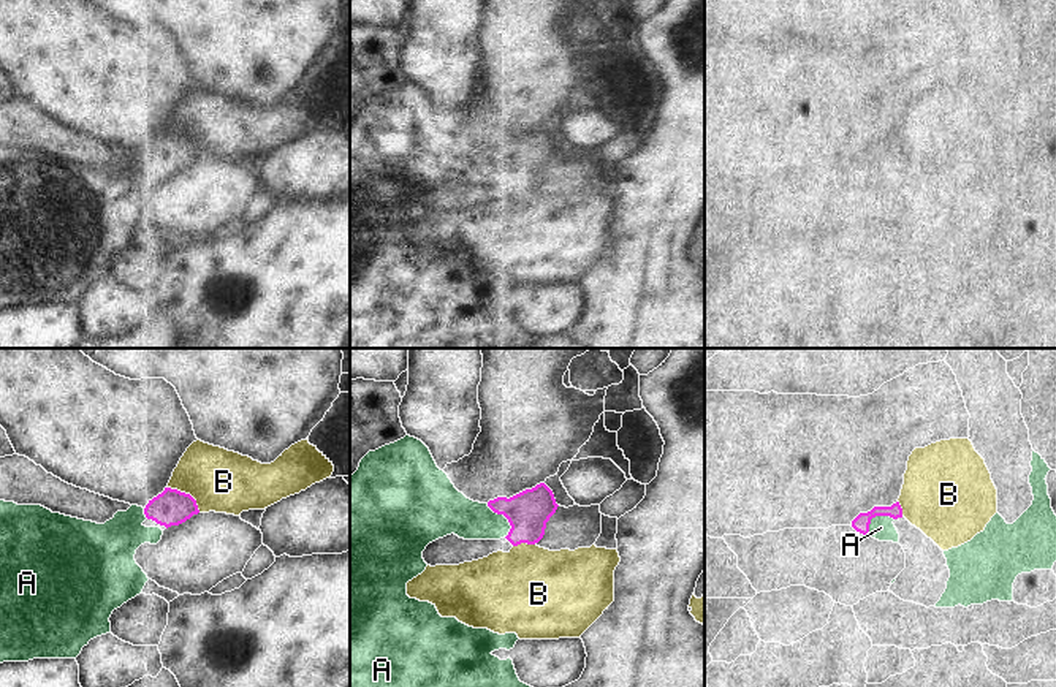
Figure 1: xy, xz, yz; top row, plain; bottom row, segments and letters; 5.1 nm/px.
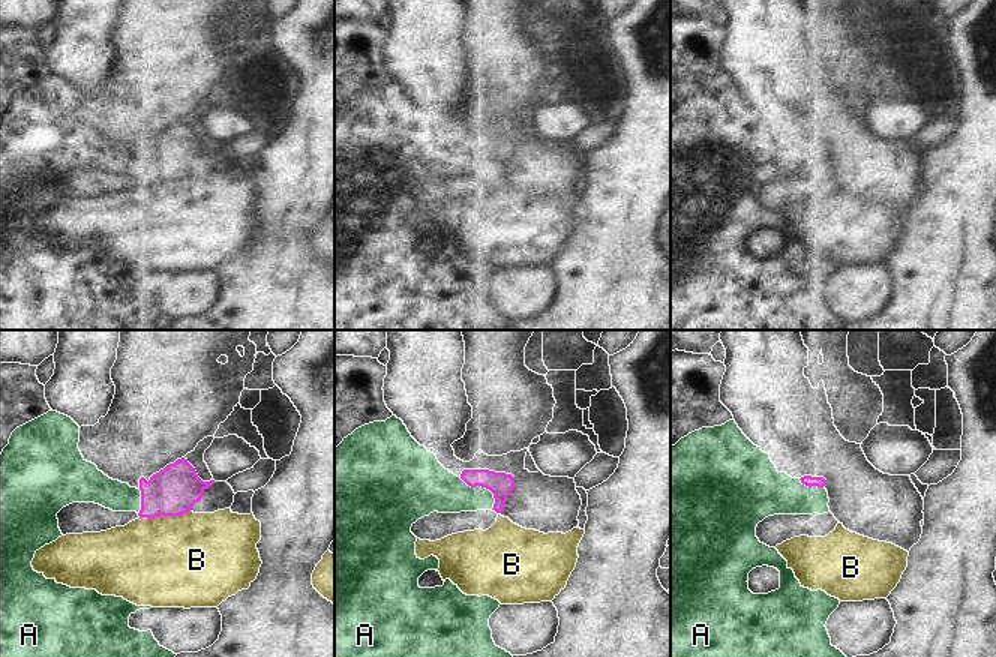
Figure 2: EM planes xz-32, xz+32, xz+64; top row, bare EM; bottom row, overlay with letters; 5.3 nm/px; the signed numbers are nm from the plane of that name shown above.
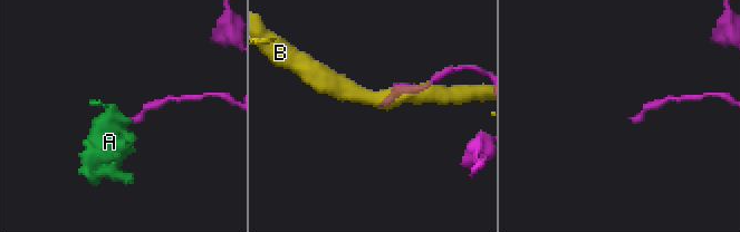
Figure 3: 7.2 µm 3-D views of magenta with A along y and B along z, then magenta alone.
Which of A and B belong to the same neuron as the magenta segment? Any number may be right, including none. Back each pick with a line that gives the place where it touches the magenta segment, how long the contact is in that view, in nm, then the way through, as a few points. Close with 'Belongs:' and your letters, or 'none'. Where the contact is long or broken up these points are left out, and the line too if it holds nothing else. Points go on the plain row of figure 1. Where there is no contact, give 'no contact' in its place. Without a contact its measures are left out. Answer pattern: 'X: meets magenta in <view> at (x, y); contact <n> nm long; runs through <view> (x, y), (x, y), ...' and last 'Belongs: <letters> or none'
A: meets magenta in xz at (505, 162); contact 200 nm long
Belongs: A

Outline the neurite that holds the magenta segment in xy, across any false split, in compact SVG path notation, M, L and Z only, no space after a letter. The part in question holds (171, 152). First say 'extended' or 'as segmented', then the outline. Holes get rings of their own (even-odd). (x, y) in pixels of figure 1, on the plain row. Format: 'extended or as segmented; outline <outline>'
extended; outline M165 133L165 136L149 146L144 154L131 150L127 157L117 157L114 163L104 169L52 158L41 150L17 150L14 147L0 146L0 309L28 307L33 304L76 304L90 285L111 279L109 263L112 256L139 241L149 226L147 220L135 206L136 195L144 188L157 190L163 180L161 171L166 174L179 171L198 158L196 146L190 139L171 133Z

